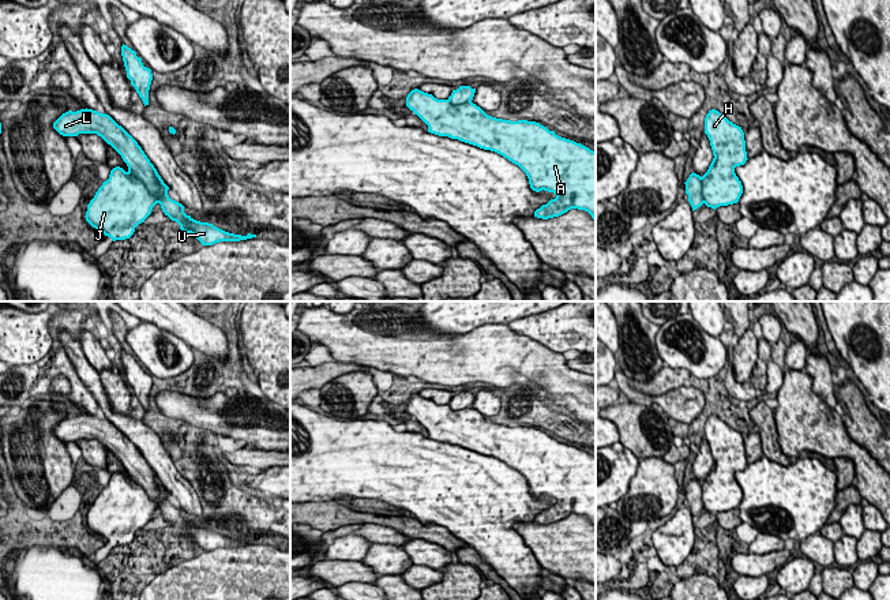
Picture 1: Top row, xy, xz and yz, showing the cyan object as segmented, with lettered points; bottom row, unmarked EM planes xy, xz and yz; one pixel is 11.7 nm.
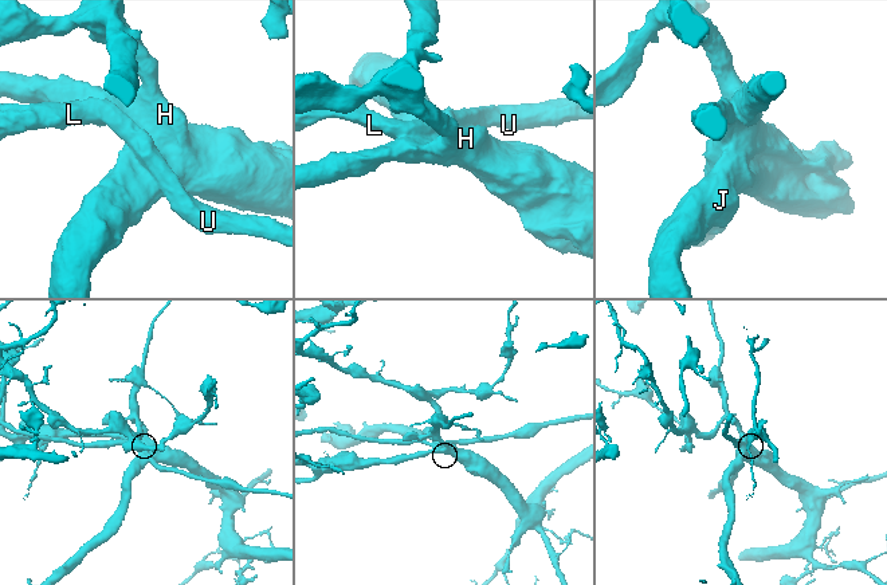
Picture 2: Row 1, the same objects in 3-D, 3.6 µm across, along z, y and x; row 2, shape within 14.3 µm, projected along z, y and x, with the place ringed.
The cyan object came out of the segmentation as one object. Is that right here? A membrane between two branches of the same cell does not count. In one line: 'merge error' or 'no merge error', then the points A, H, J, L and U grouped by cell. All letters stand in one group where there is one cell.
merge error; A H J / L U

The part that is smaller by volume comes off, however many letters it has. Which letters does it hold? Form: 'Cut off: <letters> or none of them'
Cut off: L, U

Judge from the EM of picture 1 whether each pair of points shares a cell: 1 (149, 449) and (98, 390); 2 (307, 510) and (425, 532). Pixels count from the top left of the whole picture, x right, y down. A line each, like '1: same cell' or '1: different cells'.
1: same cell
2: same cell

